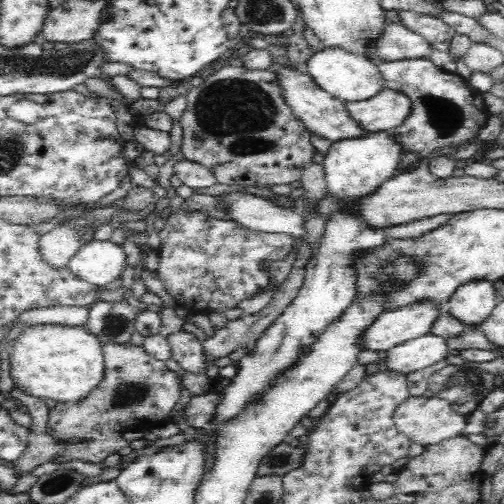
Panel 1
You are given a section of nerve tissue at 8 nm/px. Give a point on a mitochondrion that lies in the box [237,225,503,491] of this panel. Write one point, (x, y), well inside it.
(280, 460)

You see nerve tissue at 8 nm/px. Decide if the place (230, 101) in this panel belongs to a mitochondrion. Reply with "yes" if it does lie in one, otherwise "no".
yes

